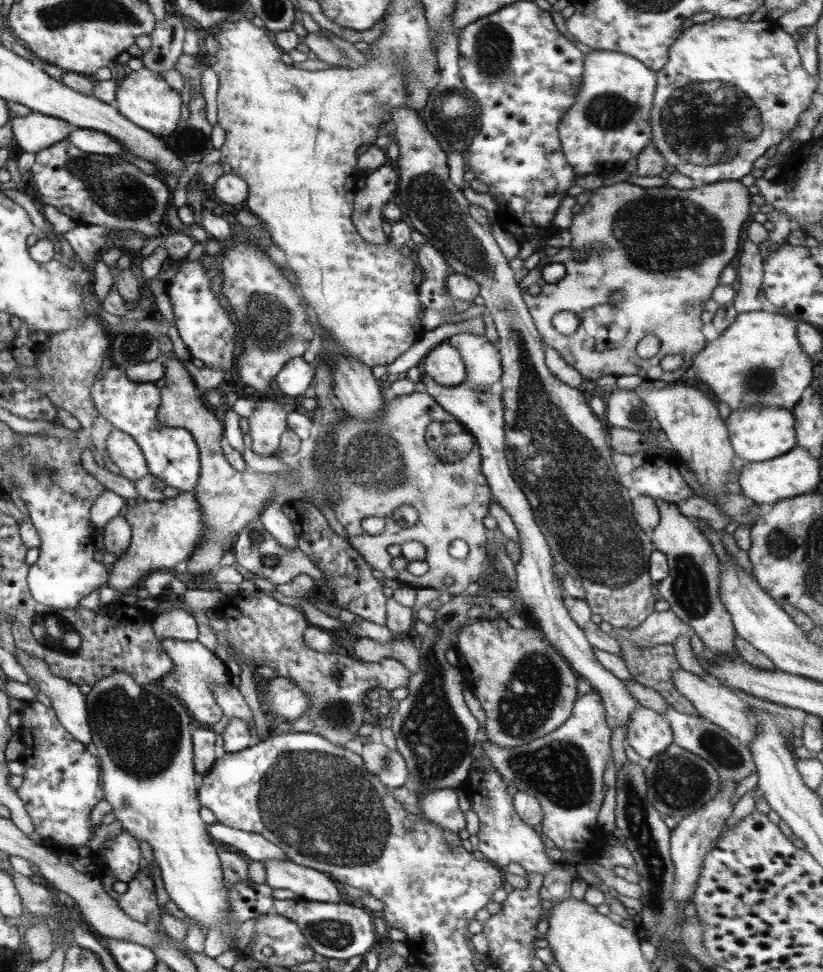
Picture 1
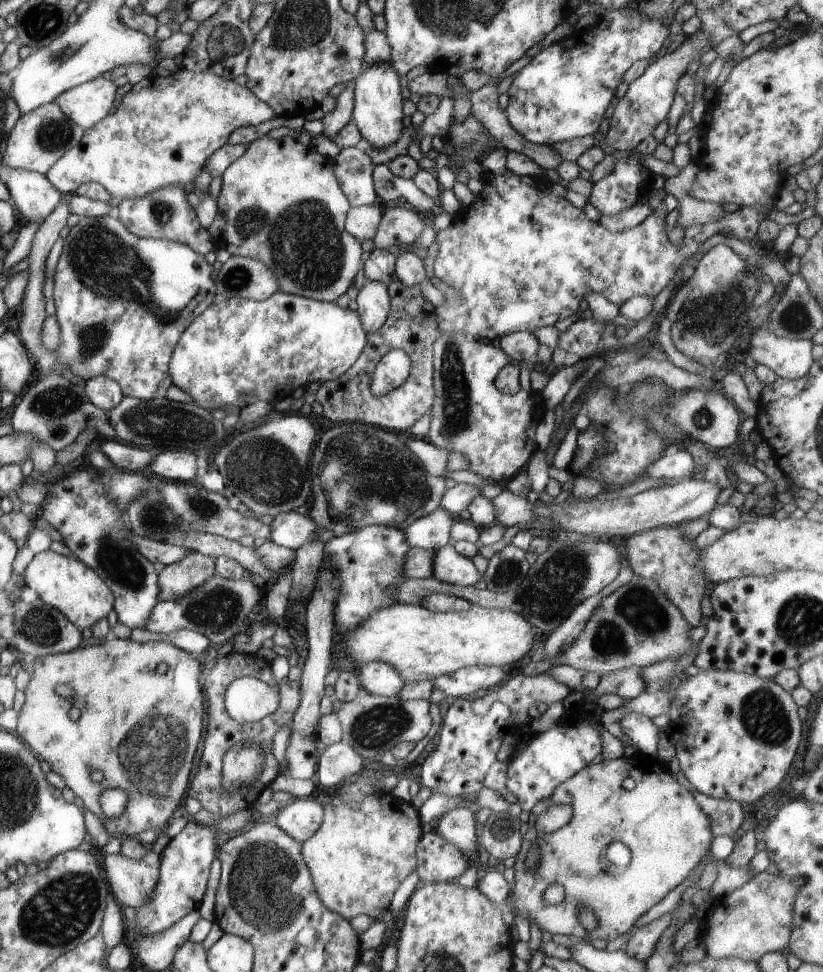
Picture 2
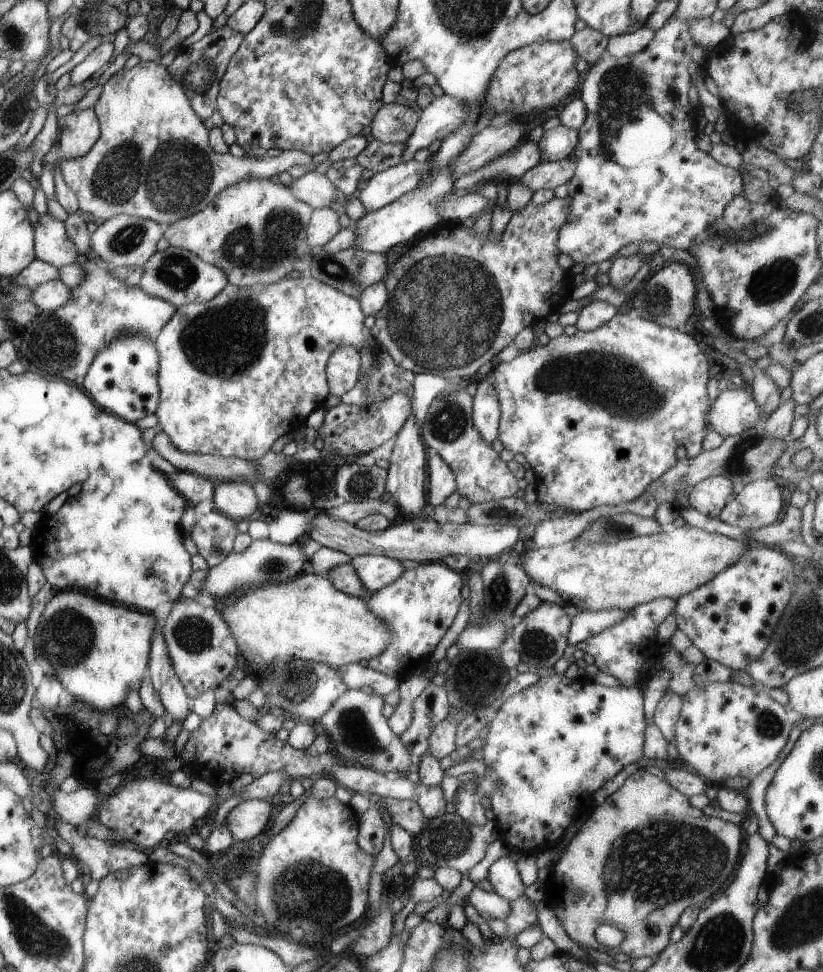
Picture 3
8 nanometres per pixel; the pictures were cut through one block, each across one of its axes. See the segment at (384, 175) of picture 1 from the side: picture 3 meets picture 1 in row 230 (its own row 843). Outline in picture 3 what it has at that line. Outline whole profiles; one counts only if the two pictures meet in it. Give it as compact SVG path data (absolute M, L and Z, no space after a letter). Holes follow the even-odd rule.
M378 806L368 808L364 815L359 817L358 824L358 848L370 856L377 857L383 848L384 836L388 828L382 820L382 814Z

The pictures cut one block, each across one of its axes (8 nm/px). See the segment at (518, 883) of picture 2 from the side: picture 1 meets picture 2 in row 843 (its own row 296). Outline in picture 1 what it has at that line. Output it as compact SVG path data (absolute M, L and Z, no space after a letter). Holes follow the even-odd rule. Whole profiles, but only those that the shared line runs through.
M722 180L716 183L710 184L701 184L698 183L691 190L676 190L676 188L672 188L670 185L666 184L662 187L640 187L638 185L634 185L633 183L629 183L628 181L621 181L609 186L600 186L599 188L593 189L590 191L590 201L585 206L582 206L582 211L579 214L574 215L574 219L572 225L568 230L572 234L572 244L568 247L570 252L560 252L560 254L554 254L554 256L543 256L542 261L538 264L536 268L530 270L526 276L523 276L522 280L519 282L519 289L524 299L524 302L528 305L528 310L530 315L532 315L532 319L534 319L534 324L539 331L539 334L543 338L543 343L545 346L551 347L554 350L558 351L558 353L562 356L562 358L570 365L572 368L576 368L578 372L583 376L584 379L598 379L602 378L602 376L608 376L608 374L612 374L612 376L628 376L629 374L636 374L636 376L640 376L640 378L647 379L648 381L654 380L665 380L666 382L674 381L681 379L684 376L684 373L692 367L692 362L694 362L694 356L700 352L700 350L704 349L707 346L706 338L702 332L703 322L701 319L701 314L703 313L703 306L705 302L712 299L712 292L714 292L714 288L718 286L718 281L720 281L720 276L724 271L726 266L729 266L732 262L732 258L738 254L738 243L740 242L740 232L742 232L742 226L744 226L744 222L748 220L750 204L752 203L751 194L748 191L746 186L742 185L741 181L738 180ZM594 243L606 243L608 245L608 250L606 250L603 254L598 255L597 252L592 248ZM585 252L589 256L587 256L584 260L576 261L574 260L573 253ZM553 263L561 263L566 267L566 276L563 280L559 281L556 284L548 284L543 280L542 270L548 264ZM532 284L536 284L540 286L540 294L538 296L532 296L529 291L529 287ZM616 292L620 292L622 294L622 299L618 302L614 302L612 300L612 294L616 294ZM599 304L611 304L612 306L617 307L624 312L628 312L628 321L629 321L629 330L627 333L627 337L625 340L619 345L613 345L608 347L605 351L598 353L598 350L595 350L595 344L587 339L587 335L584 329L578 328L577 332L574 332L571 336L563 336L560 332L556 331L554 325L552 325L552 319L554 318L554 314L558 314L558 312L574 312L578 318L582 318L584 315L584 311L588 308L592 308ZM648 334L652 334L656 336L658 340L660 340L660 351L656 356L652 359L644 360L639 358L636 355L637 343L647 336ZM670 354L682 354L683 355L683 363L681 366L674 371L664 371L662 367L660 367L660 361L664 359L664 357Z

